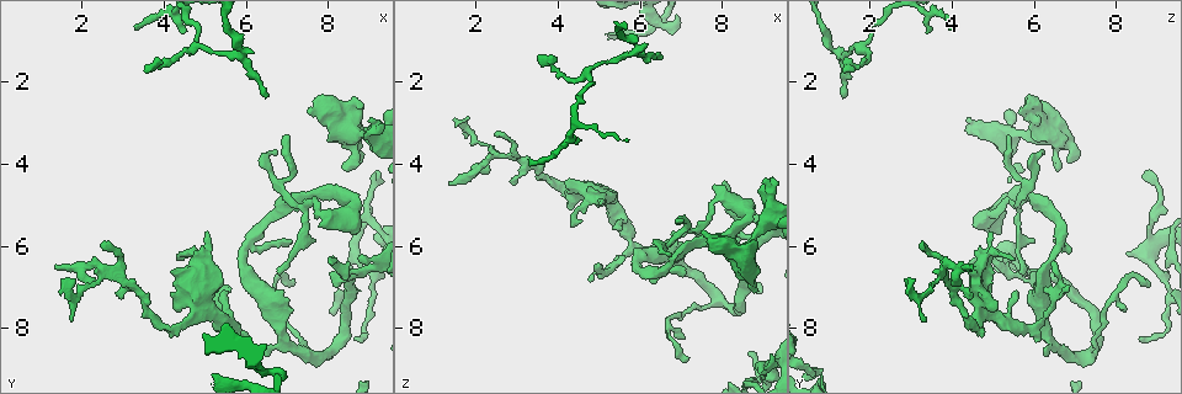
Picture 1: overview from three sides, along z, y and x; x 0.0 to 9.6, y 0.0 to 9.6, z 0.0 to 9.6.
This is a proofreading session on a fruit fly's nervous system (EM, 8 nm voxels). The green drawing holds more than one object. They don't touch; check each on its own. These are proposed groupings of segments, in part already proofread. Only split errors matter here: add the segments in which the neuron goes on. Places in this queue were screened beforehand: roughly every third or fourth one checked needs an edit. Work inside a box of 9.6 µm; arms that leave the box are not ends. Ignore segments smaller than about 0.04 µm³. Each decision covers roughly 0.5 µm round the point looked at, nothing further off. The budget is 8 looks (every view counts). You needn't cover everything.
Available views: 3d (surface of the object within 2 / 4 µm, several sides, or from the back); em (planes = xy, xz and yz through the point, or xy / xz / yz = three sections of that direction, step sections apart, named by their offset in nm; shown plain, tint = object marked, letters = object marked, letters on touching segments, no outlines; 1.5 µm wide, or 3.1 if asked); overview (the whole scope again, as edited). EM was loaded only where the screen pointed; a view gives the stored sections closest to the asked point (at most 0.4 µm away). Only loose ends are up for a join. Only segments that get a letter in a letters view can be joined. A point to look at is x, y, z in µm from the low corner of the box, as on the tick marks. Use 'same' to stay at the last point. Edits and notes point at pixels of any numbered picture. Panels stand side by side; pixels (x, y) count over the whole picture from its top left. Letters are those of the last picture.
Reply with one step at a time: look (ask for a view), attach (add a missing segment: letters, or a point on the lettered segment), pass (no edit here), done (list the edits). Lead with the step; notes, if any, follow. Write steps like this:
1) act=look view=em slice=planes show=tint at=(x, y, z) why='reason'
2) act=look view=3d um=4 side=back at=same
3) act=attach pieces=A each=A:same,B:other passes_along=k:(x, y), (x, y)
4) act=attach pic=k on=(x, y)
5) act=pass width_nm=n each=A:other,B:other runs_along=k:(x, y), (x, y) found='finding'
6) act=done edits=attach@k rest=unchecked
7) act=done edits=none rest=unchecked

act=look view=em slice=planes show=letters at=(5.95, 8.30, 6.05) why='an open end'

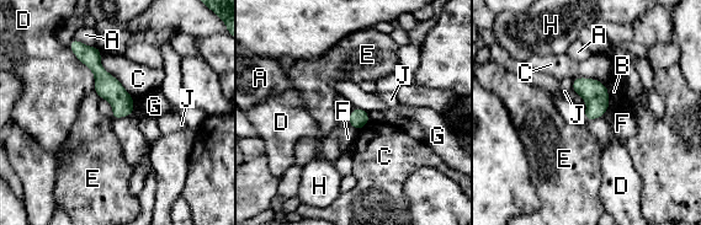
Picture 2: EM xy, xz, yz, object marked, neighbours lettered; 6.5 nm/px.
act=pass each=A:other,B:other,C:other,D:other,E:other,F:other,G:other,H:other,J:other border=2:(94, 90), (100, 97) found='none of them fits'

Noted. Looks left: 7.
act=look view=3d um=2 at=(5.05, 5.60, 5.00) why='branch stops here'

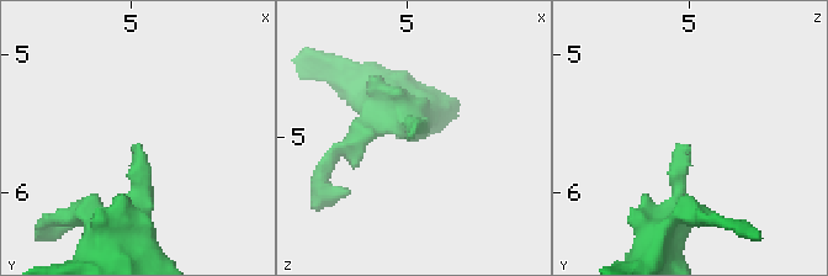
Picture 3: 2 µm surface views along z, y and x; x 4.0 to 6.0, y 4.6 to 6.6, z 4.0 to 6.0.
act=look view=em slice=xy step=8 show=plain at=(5.00, 5.62, 4.98) why='now the EM'

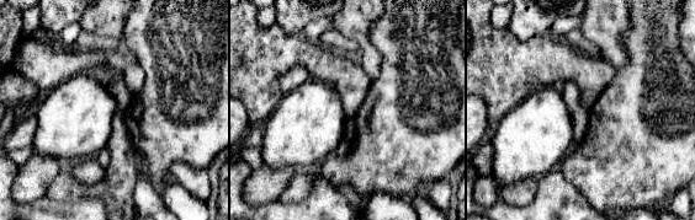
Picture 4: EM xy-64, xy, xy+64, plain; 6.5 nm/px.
act=look view=em slice=xy step=8 show=letters at=same why='see the neighbours'

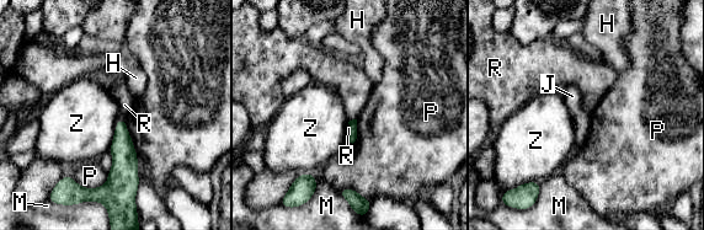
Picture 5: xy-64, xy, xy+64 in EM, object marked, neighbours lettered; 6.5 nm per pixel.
act=pass each=H:other,J:other,M:other,P:other,R:other,Z:other border=5:(117, 117), (124, 118) found='no lettered segment goes on from it'

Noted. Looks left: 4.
act=look view=3d um=4 at=(4.55, 0.85, 3.35) why='tapers out'

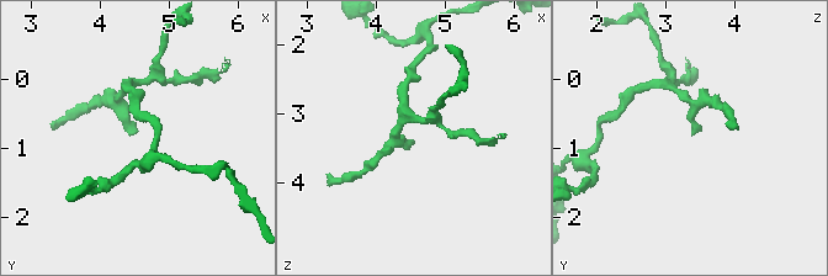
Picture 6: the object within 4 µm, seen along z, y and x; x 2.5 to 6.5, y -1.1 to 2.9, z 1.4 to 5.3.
act=look view=em slice=planes show=letters at=(4.50, 0.80, 3.40) why='shape alone is not enough'

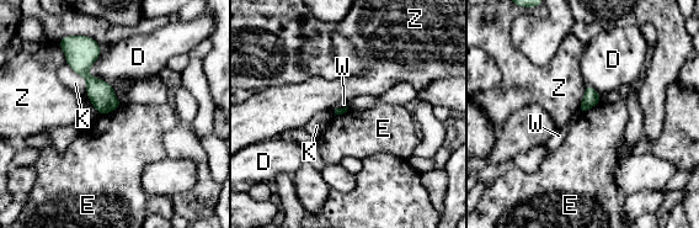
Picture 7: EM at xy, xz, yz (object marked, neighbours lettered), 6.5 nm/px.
act=pass longest_contact=K:280nm each=D:other,E:other,K:other,W:other,Z:other border=7:(121, 105), (99, 115) found='none of them fits'

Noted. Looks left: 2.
act=done edits=none rest=unchecked

